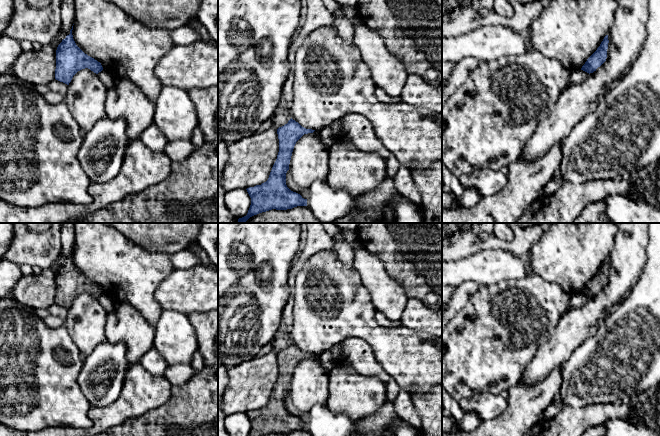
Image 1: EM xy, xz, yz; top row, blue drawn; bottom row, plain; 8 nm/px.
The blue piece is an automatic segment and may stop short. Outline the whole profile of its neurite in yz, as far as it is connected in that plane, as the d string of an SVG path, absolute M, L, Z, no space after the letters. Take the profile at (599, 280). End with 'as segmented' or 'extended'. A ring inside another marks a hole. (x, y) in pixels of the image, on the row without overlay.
M606 259L601 266L597 274L587 283L585 288L582 290L581 294L587 297L593 297L598 291L600 291L607 282L607 273L608 273L608 259Z; as segmented

